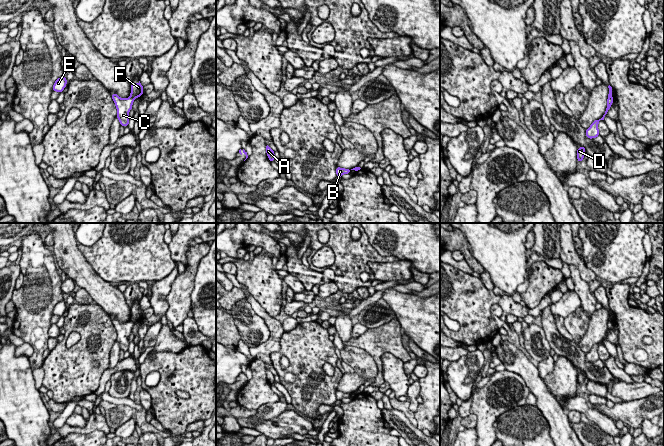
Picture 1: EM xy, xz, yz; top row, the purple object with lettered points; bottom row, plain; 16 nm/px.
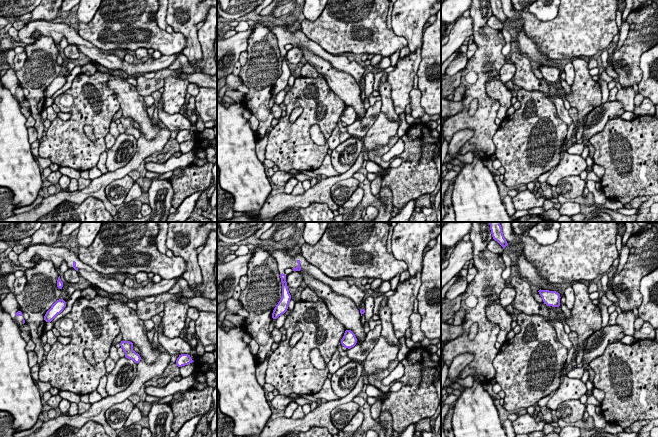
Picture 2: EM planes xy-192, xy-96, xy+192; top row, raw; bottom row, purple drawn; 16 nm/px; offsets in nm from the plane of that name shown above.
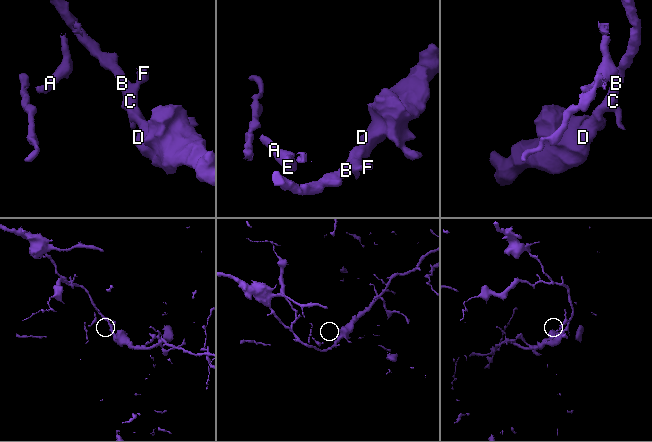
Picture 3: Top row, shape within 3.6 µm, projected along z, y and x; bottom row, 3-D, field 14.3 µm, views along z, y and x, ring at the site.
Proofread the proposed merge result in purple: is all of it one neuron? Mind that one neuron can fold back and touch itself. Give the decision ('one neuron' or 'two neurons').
two neurons

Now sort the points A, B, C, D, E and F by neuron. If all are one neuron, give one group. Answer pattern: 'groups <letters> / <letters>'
groups A E F / B C D

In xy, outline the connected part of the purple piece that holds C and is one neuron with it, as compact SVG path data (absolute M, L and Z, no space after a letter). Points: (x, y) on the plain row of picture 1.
M111 318L111 320L117 332L116 341L119 343L120 349L128 350L130 343L128 337L132 333L134 323L132 321L122 323L117 318Z

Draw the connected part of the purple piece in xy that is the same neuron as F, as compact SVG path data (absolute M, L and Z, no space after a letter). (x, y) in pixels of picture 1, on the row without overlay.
M140 305L137 308L131 308L131 318L130 321L133 323L140 321L143 318L143 310L141 309Z

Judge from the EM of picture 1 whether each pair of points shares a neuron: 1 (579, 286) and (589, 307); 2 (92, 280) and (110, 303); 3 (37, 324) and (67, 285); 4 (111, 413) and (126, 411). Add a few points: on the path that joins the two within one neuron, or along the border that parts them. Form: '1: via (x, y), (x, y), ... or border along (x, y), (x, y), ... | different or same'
1: via (583, 291), (588, 302) | same
2: via (96, 286), (107, 297) | same
3: border along (62, 282), (61, 292) | different
4: via (115, 413), (122, 413) | same

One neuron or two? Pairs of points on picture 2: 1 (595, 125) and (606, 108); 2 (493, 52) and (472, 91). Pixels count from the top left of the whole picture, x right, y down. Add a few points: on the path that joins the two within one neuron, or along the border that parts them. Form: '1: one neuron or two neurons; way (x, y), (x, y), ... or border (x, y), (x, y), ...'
1: one neuron; way (596, 121), (605, 112)
2: one neuron; way (484, 56), (481, 65), (481, 80)

